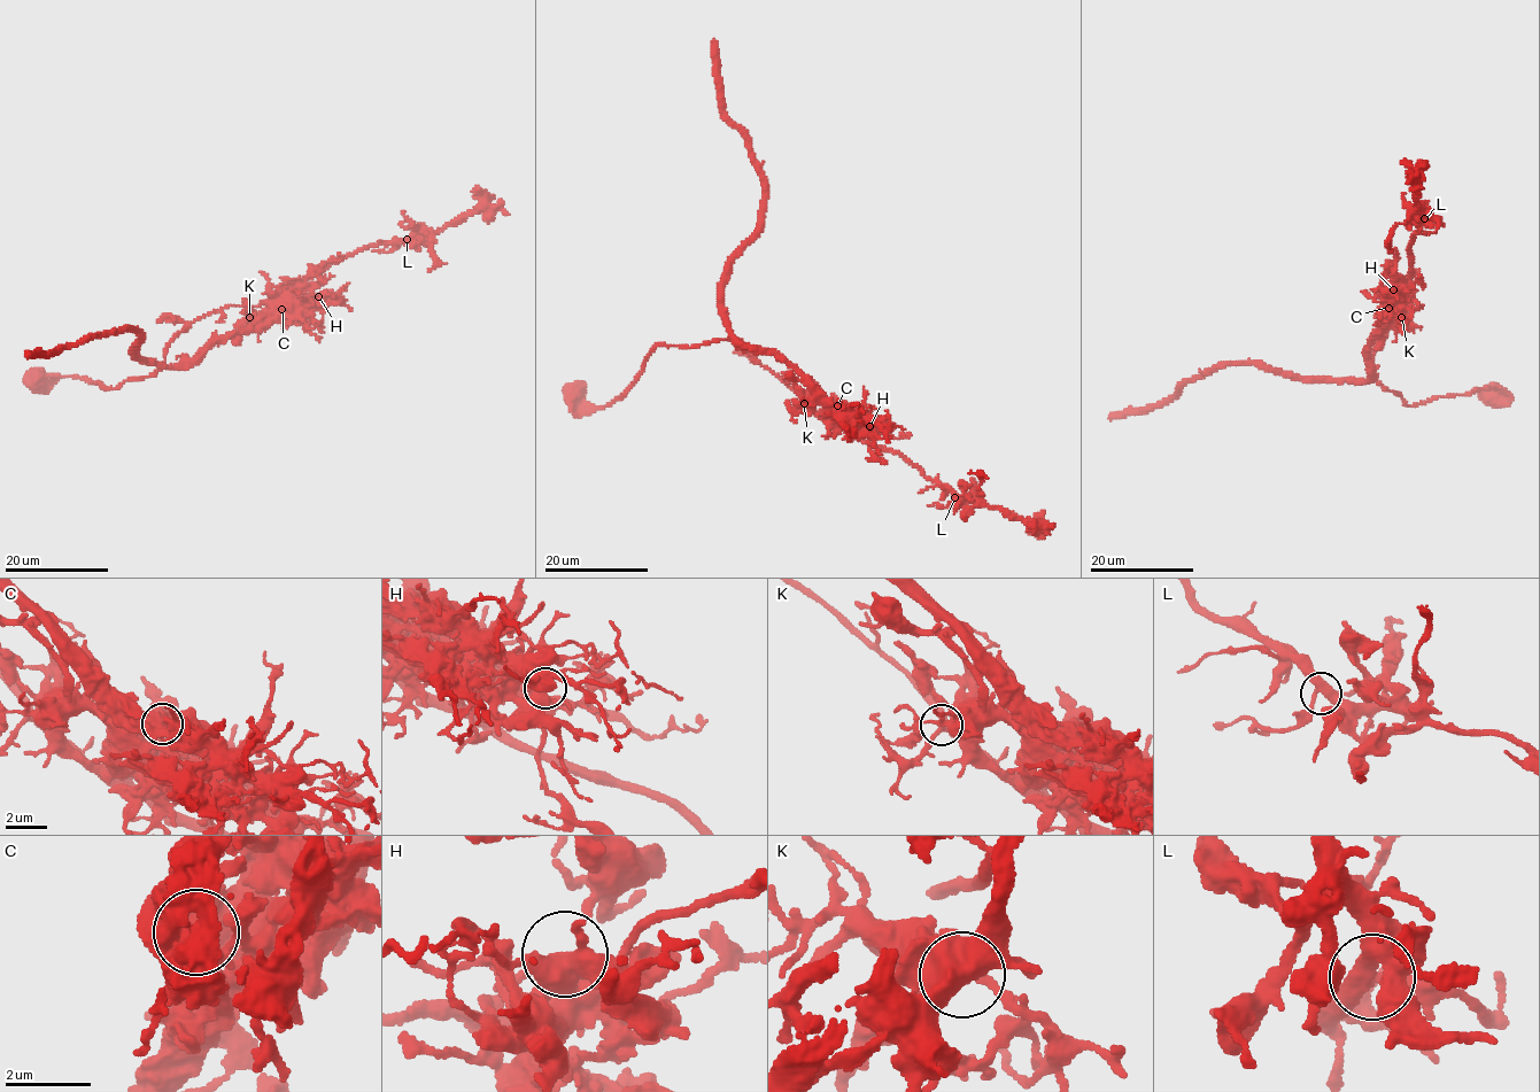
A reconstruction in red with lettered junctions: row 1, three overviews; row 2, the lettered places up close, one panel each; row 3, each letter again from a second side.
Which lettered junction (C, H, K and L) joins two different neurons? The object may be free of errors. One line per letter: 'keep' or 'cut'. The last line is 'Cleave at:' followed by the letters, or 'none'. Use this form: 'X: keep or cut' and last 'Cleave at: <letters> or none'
C: cut
H: keep
K: keep
L: keep
Cleave at: C

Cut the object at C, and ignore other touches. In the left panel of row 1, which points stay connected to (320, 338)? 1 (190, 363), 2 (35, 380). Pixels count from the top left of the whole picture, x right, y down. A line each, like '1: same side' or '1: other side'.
1: same side
2: other side

